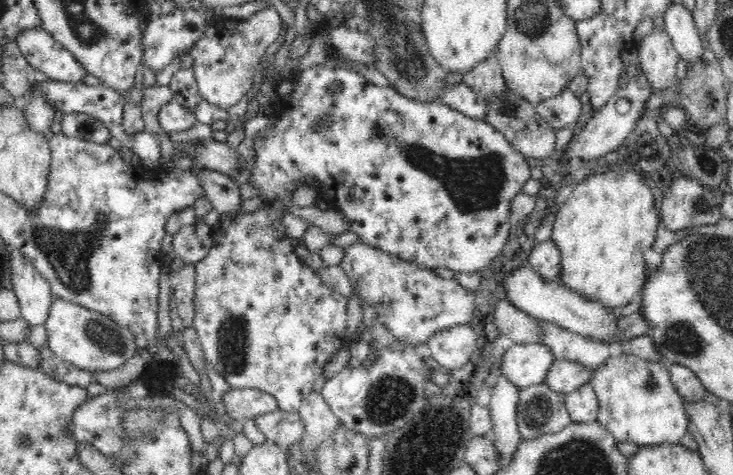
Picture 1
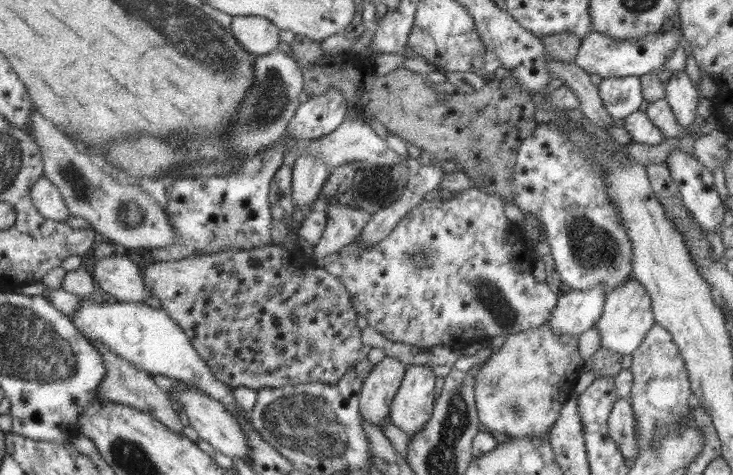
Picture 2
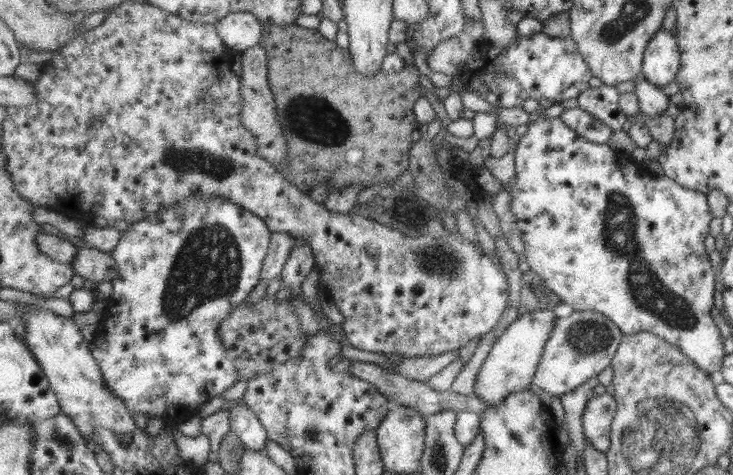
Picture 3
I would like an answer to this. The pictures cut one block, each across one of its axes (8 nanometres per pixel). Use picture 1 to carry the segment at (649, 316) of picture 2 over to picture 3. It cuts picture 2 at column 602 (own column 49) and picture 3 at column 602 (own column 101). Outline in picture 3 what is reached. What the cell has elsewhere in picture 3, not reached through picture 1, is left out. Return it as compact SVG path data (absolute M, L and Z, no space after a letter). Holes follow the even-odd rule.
M574 311L566 318L556 318L552 334L542 348L533 384L560 398L582 387L586 381L595 381L600 372L611 366L623 335L620 328L600 312Z

